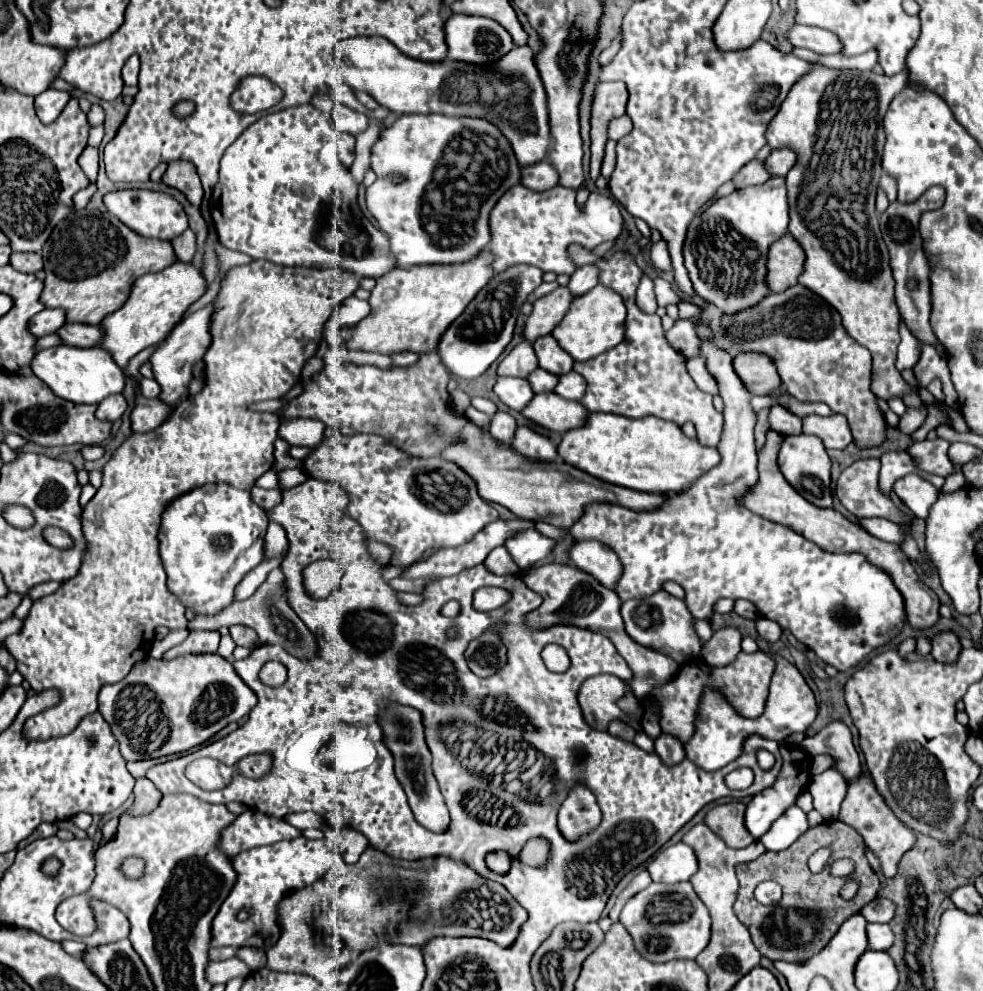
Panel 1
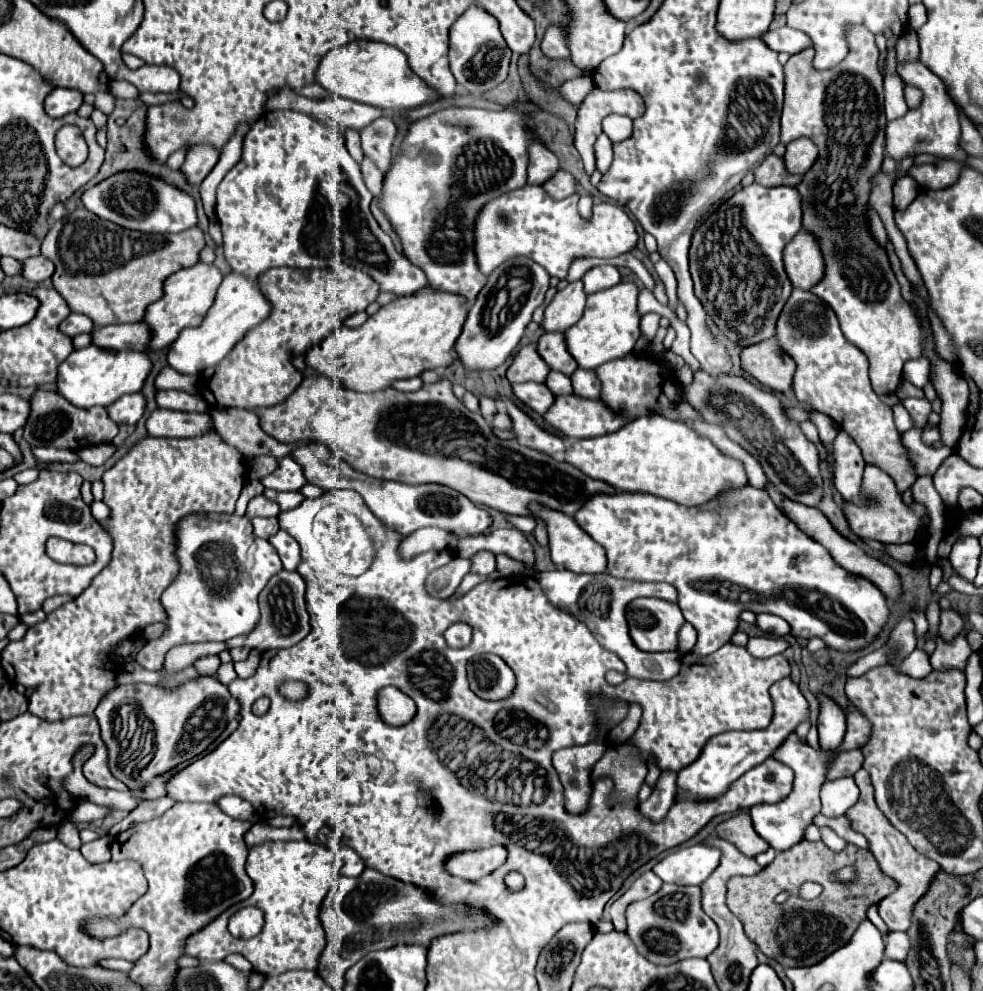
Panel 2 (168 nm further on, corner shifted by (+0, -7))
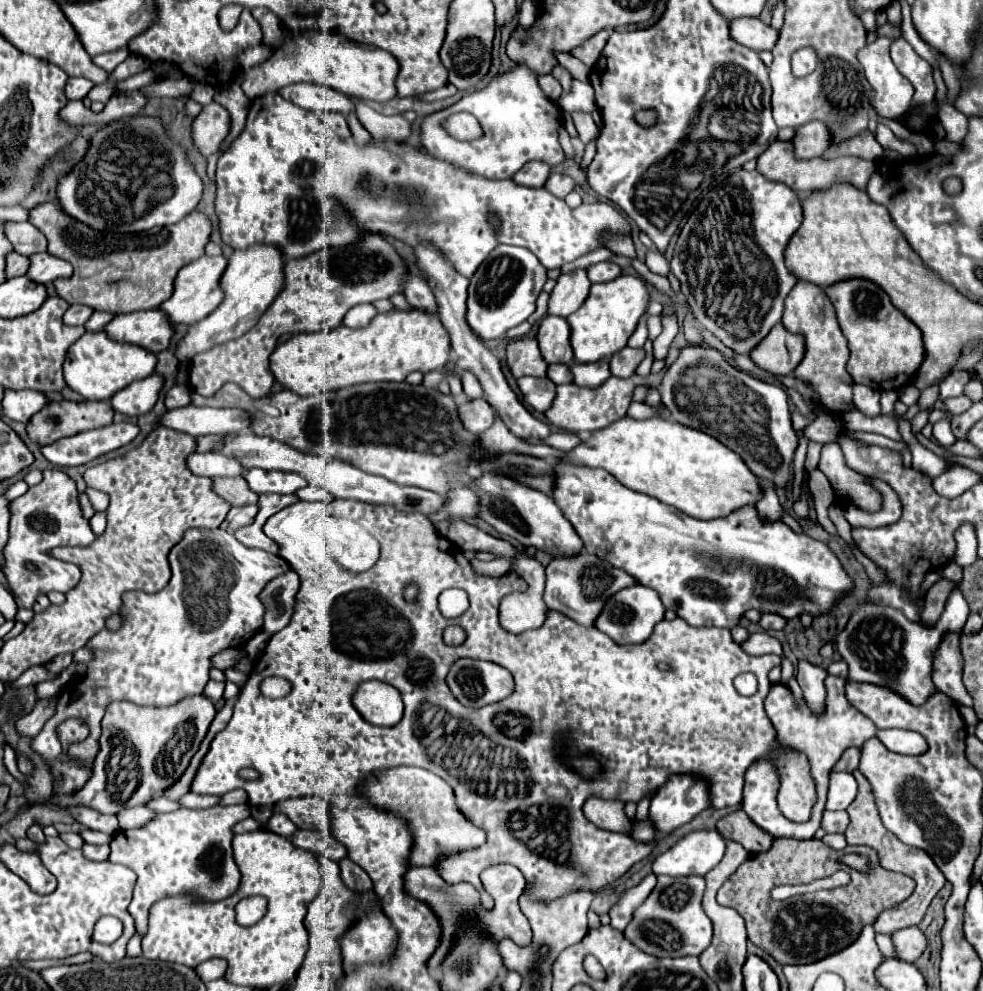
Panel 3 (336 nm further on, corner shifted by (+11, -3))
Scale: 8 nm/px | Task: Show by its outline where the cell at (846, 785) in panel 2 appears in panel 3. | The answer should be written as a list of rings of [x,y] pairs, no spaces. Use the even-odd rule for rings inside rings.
[[[832,773],[826,809],[830,809],[830,811],[846,809],[854,801],[856,789],[858,789],[858,785],[856,785],[856,779],[852,777],[852,773]]]

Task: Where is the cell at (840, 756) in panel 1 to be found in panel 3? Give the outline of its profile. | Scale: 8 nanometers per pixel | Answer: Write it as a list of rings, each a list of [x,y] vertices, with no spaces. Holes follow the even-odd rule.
[[[806,661],[798,663],[798,675],[796,675],[798,685],[804,691],[804,701],[816,715],[822,715],[826,711],[826,687],[824,687],[826,675],[828,673],[822,667],[816,667]]]

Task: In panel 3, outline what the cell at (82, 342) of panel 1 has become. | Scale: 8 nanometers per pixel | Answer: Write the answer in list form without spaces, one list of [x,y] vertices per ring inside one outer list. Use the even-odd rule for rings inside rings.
[[[160,309],[116,315],[104,331],[112,341],[140,345],[152,353],[164,351],[172,337],[172,325]]]

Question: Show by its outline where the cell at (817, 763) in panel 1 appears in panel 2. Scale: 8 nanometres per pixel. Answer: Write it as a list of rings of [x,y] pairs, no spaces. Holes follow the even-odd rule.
[[[861,749],[845,751],[845,753],[837,755],[837,759],[831,761],[827,779],[839,779],[839,777],[855,775],[861,767],[863,767],[863,753],[861,753]]]

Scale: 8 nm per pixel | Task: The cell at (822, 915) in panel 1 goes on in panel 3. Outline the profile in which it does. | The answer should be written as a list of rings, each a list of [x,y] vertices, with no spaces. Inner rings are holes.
[[[774,839],[772,847],[764,853],[752,855],[746,863],[732,873],[726,883],[718,889],[718,903],[736,909],[748,929],[748,939],[772,955],[780,965],[802,965],[820,961],[850,943],[856,941],[862,927],[874,923],[880,911],[904,901],[914,891],[914,881],[908,875],[886,871],[880,867],[876,851],[870,847],[852,847],[848,845],[842,851],[826,847],[820,839]],[[846,853],[858,853],[868,857],[868,871],[860,873],[840,861]],[[834,871],[848,871],[852,881],[846,887],[832,891],[816,891],[806,895],[794,895],[786,901],[770,899],[770,889],[780,883],[800,885],[814,879],[832,875]],[[784,911],[784,923],[782,923]]]

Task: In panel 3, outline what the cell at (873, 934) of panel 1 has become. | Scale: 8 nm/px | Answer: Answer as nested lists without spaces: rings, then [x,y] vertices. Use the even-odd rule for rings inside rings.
[[[908,927],[892,933],[892,943],[898,959],[908,963],[916,961],[926,949],[926,937],[918,927]]]

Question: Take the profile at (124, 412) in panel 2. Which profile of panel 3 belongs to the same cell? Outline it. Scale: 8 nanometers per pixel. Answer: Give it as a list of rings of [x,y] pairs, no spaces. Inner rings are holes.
[[[154,373],[142,381],[130,383],[130,387],[126,389],[120,389],[116,395],[110,397],[110,405],[116,413],[124,417],[144,415],[154,407],[160,387],[162,387],[162,377]]]

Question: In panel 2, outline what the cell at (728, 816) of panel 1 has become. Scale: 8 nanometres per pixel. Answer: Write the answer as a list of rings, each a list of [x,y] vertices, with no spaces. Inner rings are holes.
[[[739,813],[727,821],[723,821],[717,827],[717,835],[725,841],[731,841],[735,847],[739,847],[739,851],[743,851],[747,857],[757,857],[759,853],[769,849],[769,843],[763,841],[751,823],[751,815],[749,813]]]

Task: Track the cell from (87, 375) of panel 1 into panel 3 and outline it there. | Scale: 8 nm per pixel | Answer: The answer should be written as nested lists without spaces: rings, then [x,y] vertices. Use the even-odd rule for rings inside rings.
[[[100,331],[100,333],[84,333],[68,349],[62,369],[64,369],[64,379],[66,379],[68,389],[72,389],[74,393],[78,393],[90,401],[106,401],[116,391],[128,387],[132,381],[140,381],[140,379],[146,379],[148,375],[152,375],[156,361],[158,359],[154,353],[150,353],[142,347],[136,347],[136,345],[116,343],[116,341],[108,339],[108,335],[104,331]]]

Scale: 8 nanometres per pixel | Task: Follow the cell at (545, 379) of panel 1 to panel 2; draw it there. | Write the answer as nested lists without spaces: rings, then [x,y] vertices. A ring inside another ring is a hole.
[[[549,371],[545,385],[547,385],[555,395],[569,395],[569,393],[573,393],[571,379],[569,379],[567,375],[563,375],[561,371]]]

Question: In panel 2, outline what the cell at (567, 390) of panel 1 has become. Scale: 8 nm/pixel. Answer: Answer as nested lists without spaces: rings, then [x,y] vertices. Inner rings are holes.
[[[577,369],[571,375],[571,381],[573,381],[575,395],[583,395],[587,399],[597,399],[601,395],[601,381],[597,379],[597,373],[595,371]]]

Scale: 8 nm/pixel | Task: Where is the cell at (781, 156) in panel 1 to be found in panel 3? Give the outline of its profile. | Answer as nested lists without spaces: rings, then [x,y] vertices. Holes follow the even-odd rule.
[[[820,121],[806,123],[804,127],[796,129],[792,145],[794,145],[794,155],[798,159],[820,157],[830,147],[830,133]]]

